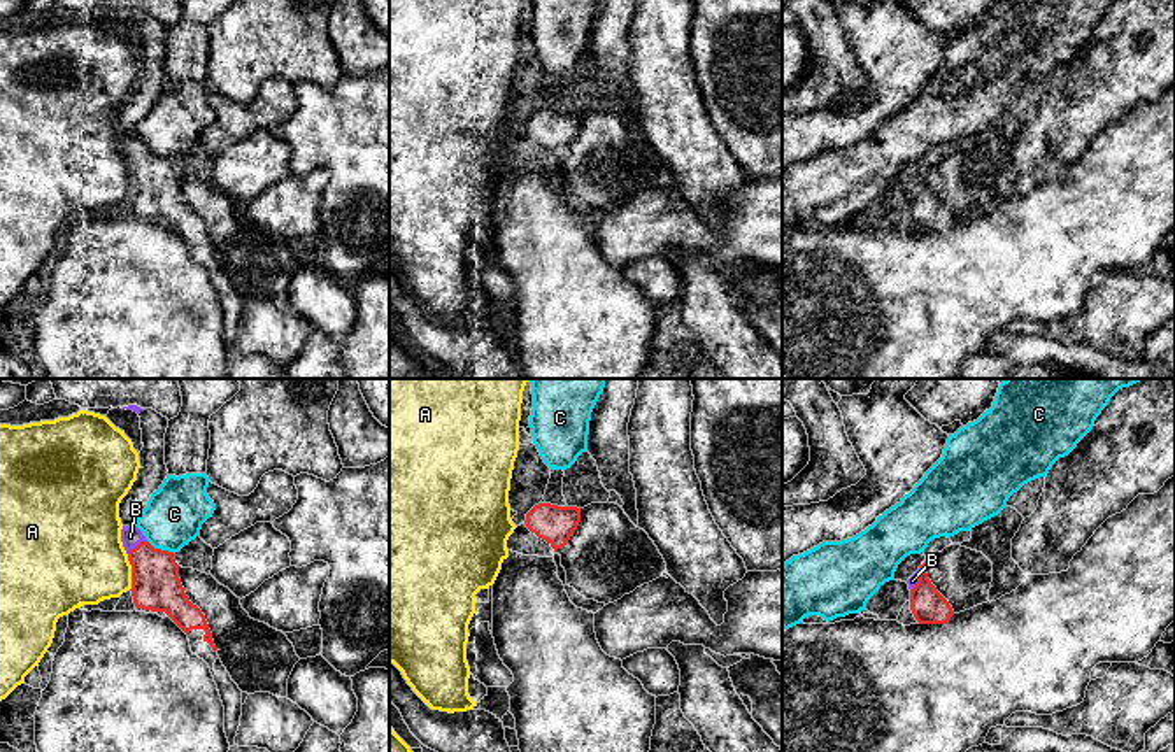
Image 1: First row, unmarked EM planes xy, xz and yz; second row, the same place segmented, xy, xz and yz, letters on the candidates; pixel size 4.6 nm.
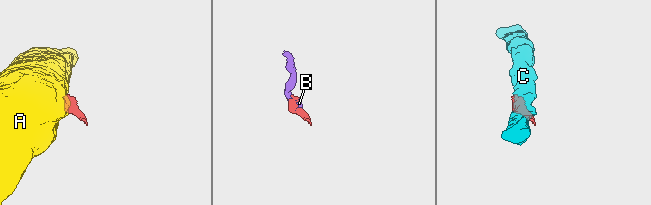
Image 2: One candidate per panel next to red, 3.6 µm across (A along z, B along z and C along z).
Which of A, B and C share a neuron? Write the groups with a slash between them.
A / B / C

